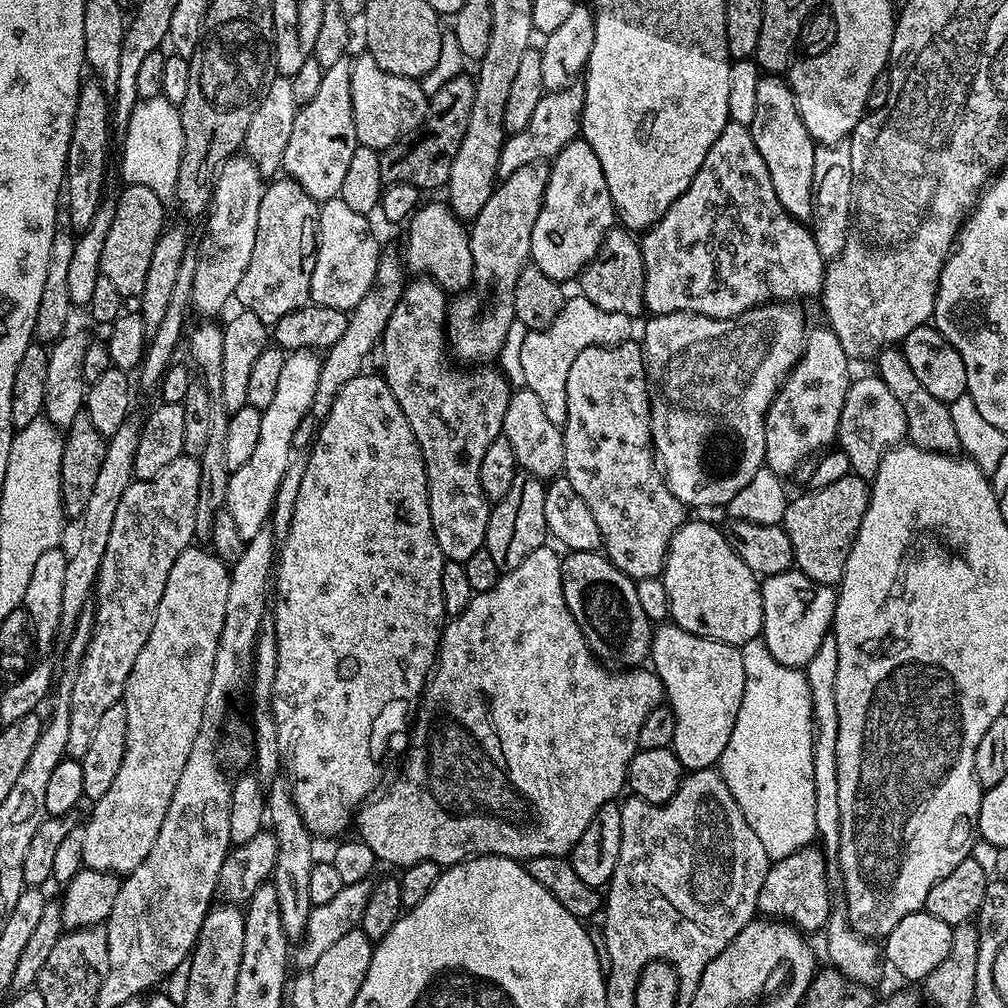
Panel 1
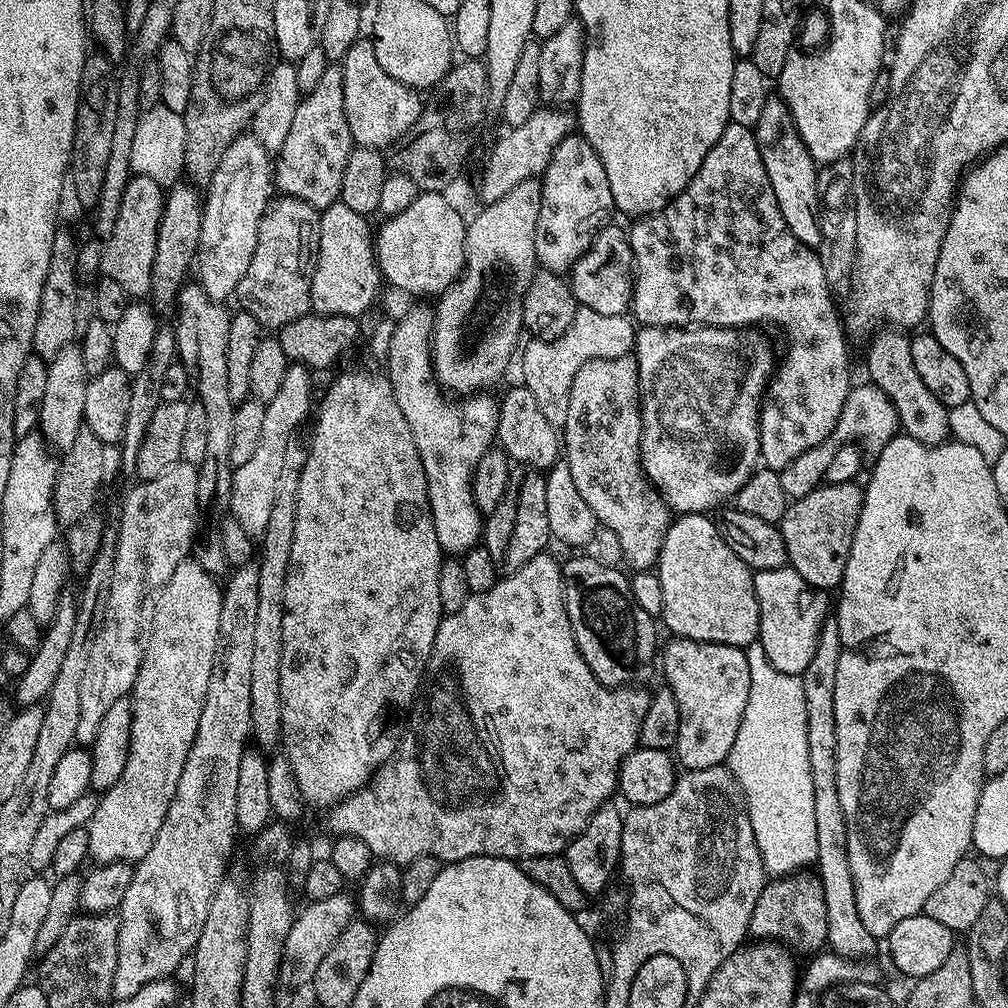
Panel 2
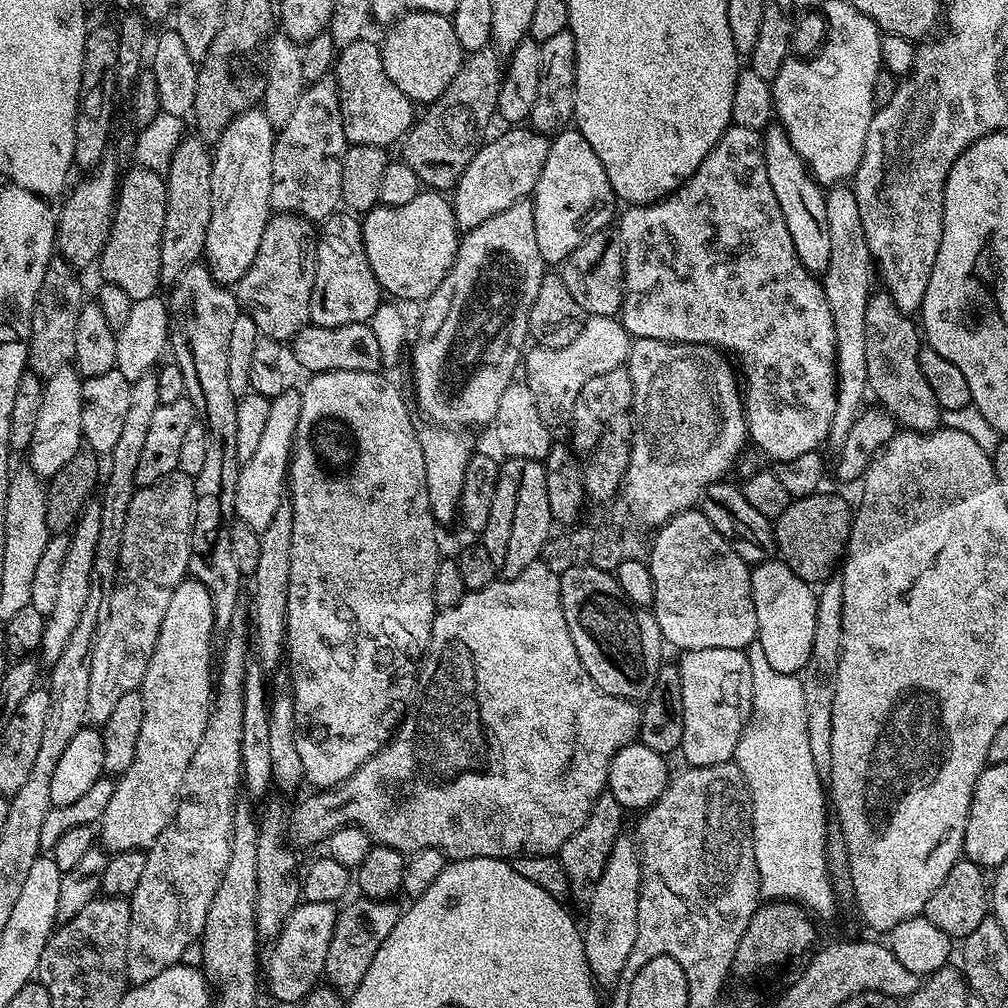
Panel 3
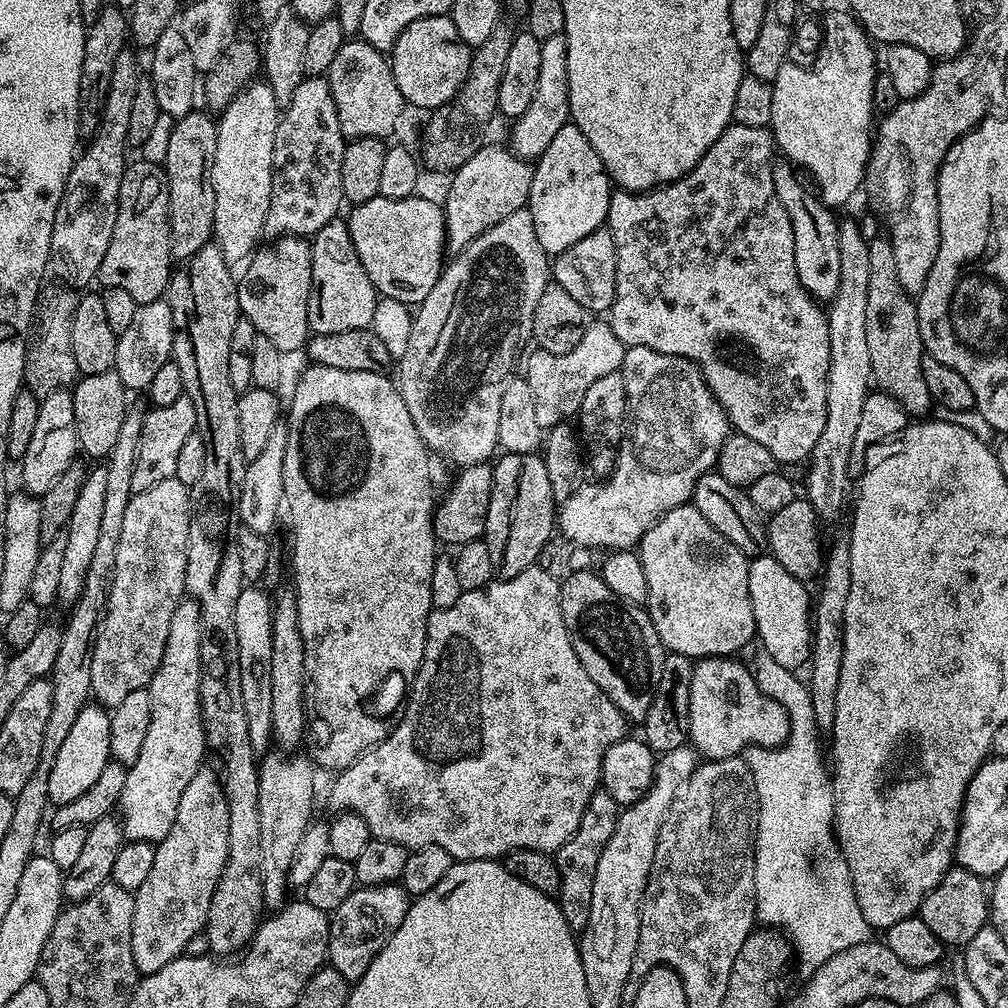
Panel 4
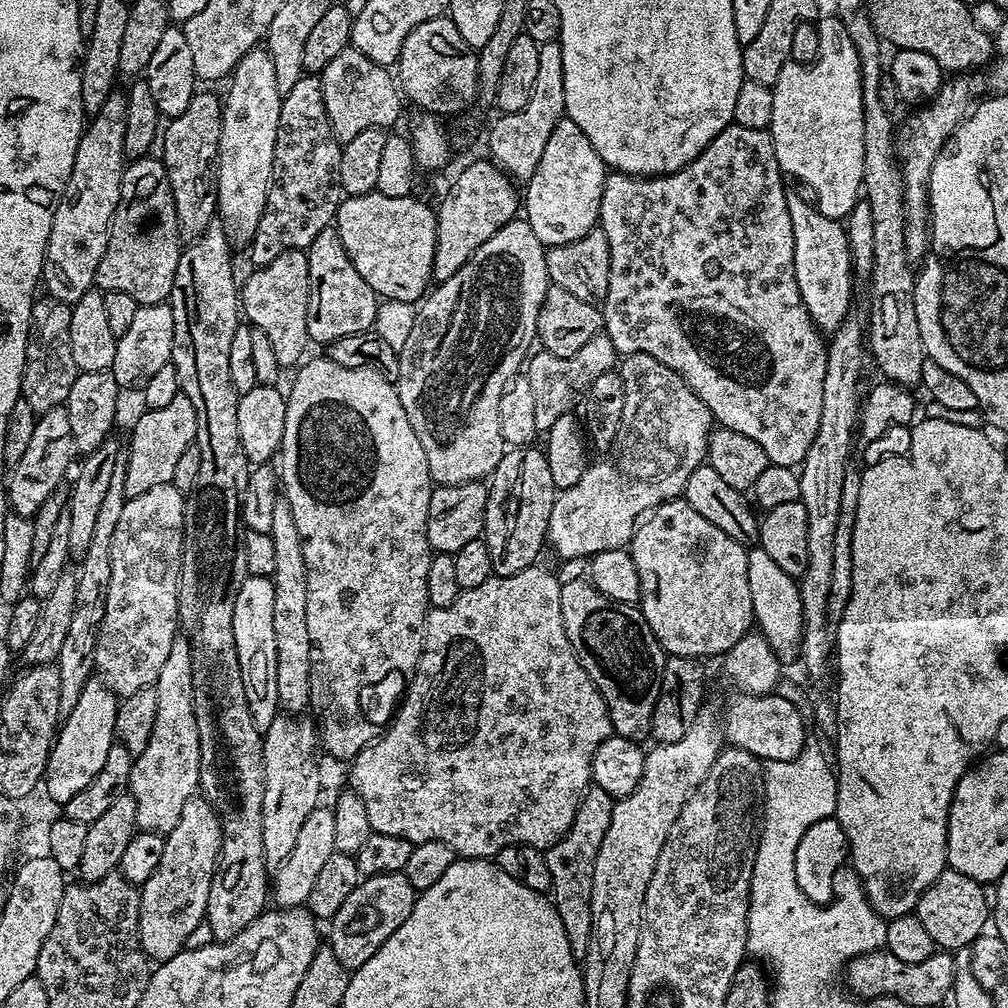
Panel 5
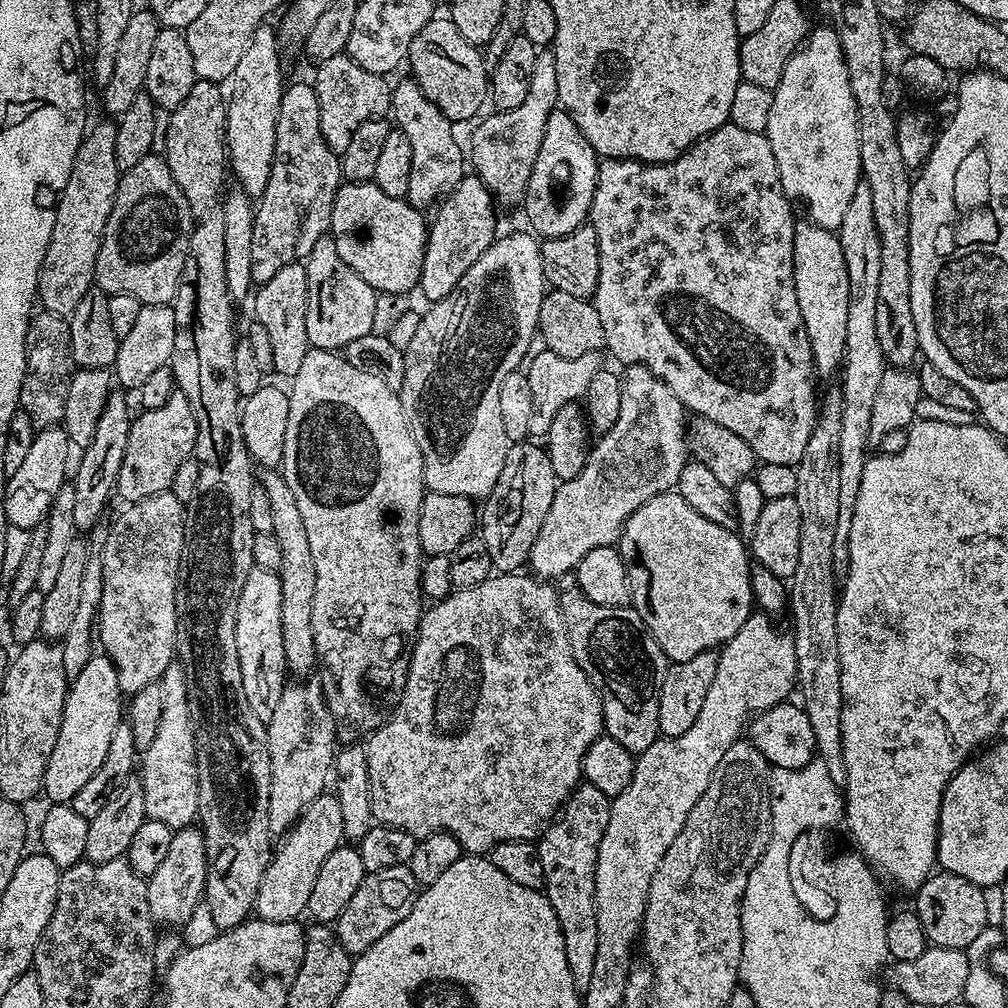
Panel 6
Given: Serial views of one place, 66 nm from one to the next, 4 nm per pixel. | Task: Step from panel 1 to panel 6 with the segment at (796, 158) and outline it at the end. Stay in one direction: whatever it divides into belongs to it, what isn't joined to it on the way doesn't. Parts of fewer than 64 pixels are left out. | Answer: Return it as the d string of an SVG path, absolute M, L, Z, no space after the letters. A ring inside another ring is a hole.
M811 222L797 223L794 234L794 286L798 294L798 310L802 310L802 322L810 338L817 377L836 376L841 371L847 350L850 285L840 238L833 229Z

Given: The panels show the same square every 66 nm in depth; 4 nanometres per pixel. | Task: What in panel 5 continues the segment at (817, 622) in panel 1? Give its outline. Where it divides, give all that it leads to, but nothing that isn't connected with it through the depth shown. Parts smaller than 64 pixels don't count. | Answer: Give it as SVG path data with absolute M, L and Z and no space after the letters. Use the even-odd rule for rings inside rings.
M759 546L747 549L746 578L750 582L752 618L761 636L766 638L770 650L781 662L795 661L800 655L802 642L802 594L797 577L786 574Z

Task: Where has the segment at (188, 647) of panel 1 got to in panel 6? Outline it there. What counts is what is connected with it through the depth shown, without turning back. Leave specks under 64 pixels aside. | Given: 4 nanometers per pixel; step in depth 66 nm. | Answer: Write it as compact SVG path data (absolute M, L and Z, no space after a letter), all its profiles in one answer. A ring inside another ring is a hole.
M174 662L160 677L164 687L162 698L162 722L158 722L158 734L154 742L142 754L138 764L138 778L142 782L142 794L146 794L146 814L154 822L166 822L173 830L189 827L197 819L198 770L196 769L196 731L190 718L186 674L179 663Z

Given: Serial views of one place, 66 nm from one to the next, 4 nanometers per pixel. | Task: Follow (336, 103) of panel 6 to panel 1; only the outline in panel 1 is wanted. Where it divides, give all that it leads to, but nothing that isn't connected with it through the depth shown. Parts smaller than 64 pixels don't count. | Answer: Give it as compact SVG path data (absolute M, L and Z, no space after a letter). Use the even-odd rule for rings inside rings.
M361 54L352 60L350 90L356 143L362 148L395 149L395 144L399 140L407 141L423 125L424 118L428 115L429 97L425 95L421 85L409 76L395 76L382 70L374 62L374 58L367 54Z

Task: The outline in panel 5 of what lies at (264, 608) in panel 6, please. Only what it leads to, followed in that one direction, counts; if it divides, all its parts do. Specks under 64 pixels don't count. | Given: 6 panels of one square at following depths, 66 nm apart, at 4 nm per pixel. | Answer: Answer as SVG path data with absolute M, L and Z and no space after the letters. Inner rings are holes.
M245 575L240 581L240 589L234 598L234 646L242 670L242 686L250 706L250 718L254 718L254 726L263 734L281 711L278 702L278 646L274 646L274 586L267 576Z

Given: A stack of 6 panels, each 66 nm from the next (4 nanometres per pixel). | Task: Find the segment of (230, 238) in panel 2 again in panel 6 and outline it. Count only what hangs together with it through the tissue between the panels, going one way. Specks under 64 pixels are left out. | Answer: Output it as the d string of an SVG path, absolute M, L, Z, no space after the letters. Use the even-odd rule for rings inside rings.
M268 24L261 25L254 32L250 40L250 46L242 54L241 61L235 66L235 72L230 81L228 90L228 112L226 129L226 160L230 165L230 172L236 175L236 180L244 195L259 198L264 195L266 182L270 178L272 159L274 158L274 138L276 137L276 126L278 122L278 109L281 106L281 94L286 84L282 82L282 64L280 56L282 52L279 47L277 31Z

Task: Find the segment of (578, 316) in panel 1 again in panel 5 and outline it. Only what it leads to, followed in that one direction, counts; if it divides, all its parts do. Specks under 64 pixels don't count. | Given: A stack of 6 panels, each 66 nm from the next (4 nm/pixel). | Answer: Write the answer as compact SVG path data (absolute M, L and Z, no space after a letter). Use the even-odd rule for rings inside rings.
M603 334L590 338L590 342L586 342L586 346L582 346L582 350L570 358L558 358L543 350L537 353L536 357L533 355L527 361L526 375L530 387L534 389L534 426L540 434L546 433L559 417L572 412L581 403L588 387L598 382L602 374L613 371L618 364L617 350L610 338Z

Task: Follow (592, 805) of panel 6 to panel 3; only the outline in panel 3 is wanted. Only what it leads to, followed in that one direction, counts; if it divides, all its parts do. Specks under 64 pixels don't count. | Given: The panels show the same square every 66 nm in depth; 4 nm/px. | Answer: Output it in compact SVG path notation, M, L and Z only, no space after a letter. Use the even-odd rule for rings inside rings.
M605 790L594 802L582 830L578 830L566 842L558 853L562 870L566 870L569 897L577 900L580 906L587 905L594 894L594 886L598 886L598 878L602 878L602 870L606 870L606 862L610 858L610 850L614 850L614 842L622 834L620 828L624 824L626 809Z

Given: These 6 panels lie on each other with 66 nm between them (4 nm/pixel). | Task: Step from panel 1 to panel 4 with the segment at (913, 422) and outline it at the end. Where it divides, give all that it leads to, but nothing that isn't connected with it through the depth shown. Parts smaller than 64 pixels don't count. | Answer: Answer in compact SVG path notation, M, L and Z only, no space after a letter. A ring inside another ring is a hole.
M877 234L868 240L870 286L866 290L866 346L870 349L872 379L879 391L890 394L907 410L909 417L924 418L933 407L926 378L922 378L922 358L926 355L920 323L916 317L916 300L898 282L894 250L887 235Z

